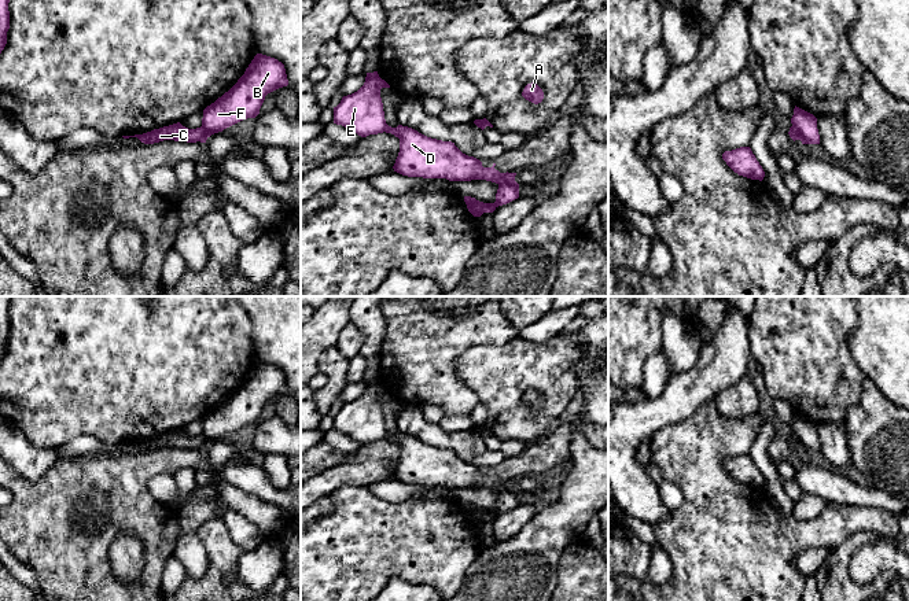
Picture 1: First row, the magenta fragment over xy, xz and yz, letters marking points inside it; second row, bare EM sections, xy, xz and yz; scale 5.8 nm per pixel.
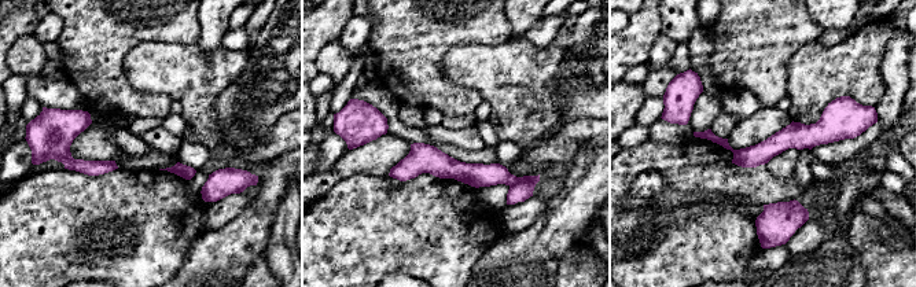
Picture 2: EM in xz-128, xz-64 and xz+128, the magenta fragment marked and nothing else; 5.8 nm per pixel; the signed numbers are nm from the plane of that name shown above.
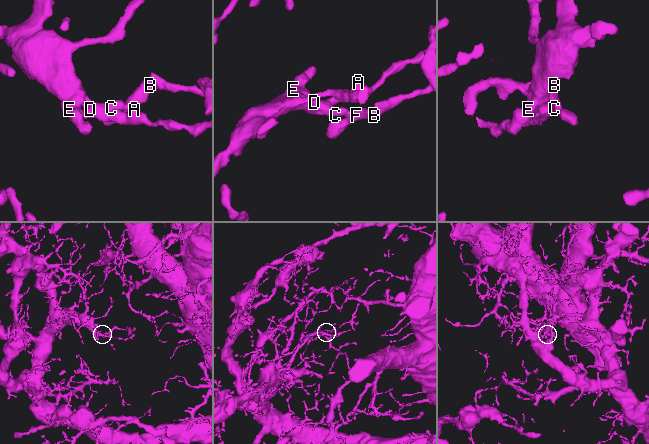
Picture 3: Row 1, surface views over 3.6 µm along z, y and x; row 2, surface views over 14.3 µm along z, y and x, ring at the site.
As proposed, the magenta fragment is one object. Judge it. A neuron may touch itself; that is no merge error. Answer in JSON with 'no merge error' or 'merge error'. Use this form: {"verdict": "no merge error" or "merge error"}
{"verdict": "no merge error"}

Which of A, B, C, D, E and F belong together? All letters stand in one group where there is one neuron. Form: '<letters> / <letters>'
A B C D E F

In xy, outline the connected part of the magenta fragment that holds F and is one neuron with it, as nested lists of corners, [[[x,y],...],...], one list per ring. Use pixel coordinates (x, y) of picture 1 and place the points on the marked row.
[[[257,54],[238,82],[203,110],[200,128],[188,129],[177,122],[143,134],[122,137],[137,137],[144,144],[163,140],[206,143],[211,134],[243,119],[255,118],[265,96],[287,85],[284,64],[275,58]]]

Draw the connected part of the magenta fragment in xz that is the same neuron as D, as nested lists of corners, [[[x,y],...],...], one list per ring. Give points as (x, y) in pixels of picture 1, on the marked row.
[[[378,71],[367,73],[364,85],[354,93],[343,96],[341,103],[334,107],[334,123],[342,125],[361,137],[378,133],[391,133],[400,139],[400,152],[393,166],[394,172],[408,177],[423,178],[446,178],[449,181],[471,181],[486,180],[498,185],[494,203],[483,203],[471,196],[464,196],[468,211],[474,217],[481,217],[483,213],[493,213],[498,206],[507,204],[519,198],[519,184],[515,181],[516,173],[500,173],[492,167],[483,167],[482,162],[474,156],[463,154],[452,141],[442,141],[427,137],[417,130],[398,125],[391,128],[386,123],[380,89],[390,88],[382,80]]]

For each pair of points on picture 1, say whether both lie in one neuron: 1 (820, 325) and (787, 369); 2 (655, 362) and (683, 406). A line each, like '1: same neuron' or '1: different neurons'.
1: same neuron
2: different neurons

